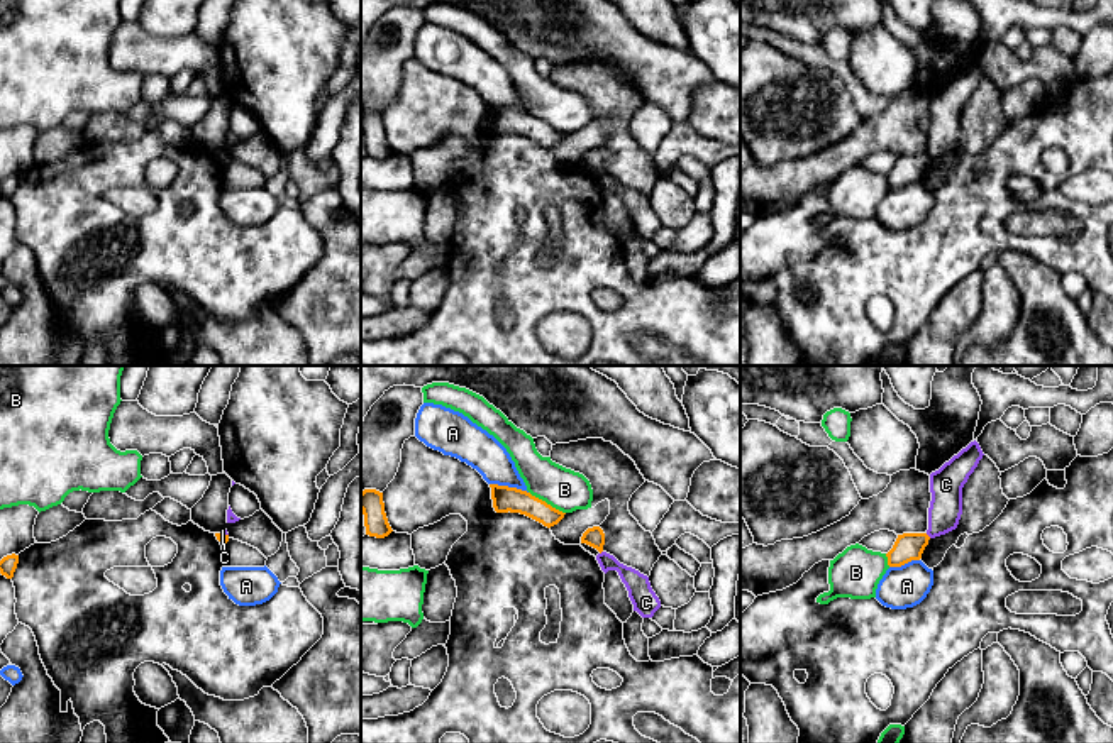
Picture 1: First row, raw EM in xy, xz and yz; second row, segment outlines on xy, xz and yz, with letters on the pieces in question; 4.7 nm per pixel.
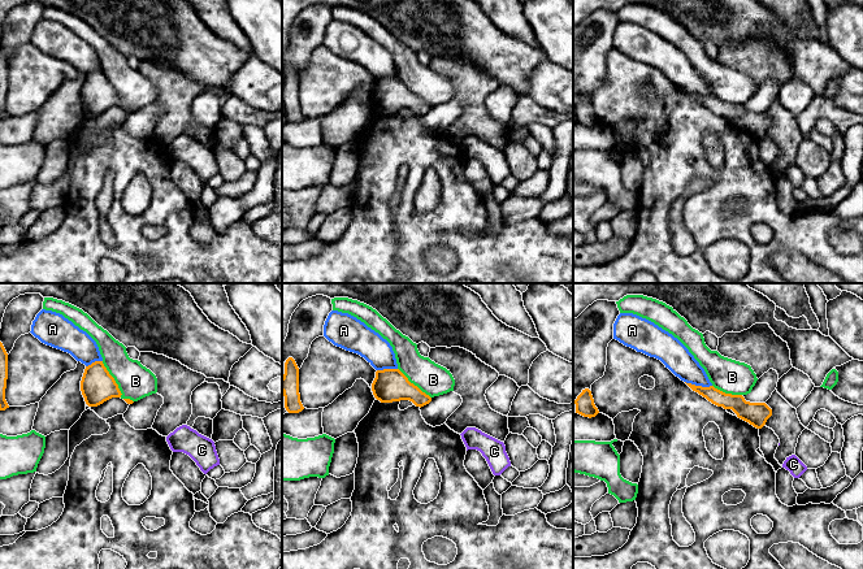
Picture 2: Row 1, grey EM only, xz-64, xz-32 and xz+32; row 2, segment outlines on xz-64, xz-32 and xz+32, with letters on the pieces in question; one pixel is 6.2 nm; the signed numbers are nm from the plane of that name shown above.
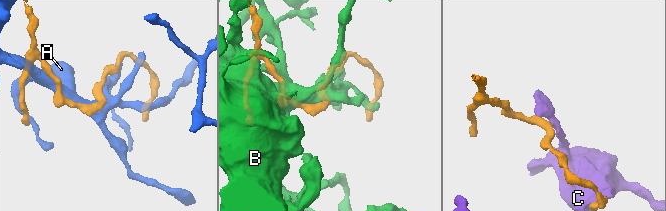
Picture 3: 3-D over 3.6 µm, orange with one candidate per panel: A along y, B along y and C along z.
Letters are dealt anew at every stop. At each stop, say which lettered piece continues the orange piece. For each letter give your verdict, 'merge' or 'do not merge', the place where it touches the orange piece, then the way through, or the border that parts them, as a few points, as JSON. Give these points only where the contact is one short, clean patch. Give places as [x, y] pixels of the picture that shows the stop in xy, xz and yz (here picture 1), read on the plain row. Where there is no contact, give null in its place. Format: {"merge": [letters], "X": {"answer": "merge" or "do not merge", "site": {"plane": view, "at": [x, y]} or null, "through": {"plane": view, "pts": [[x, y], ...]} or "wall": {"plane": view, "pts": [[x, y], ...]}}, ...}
{"merge": [], "A": {"answer": "do not merge", "site": {"plane": "xz", "at": [507, 107]}}, "B": {"answer": "do not merge", "site": {"plane": "xz", "at": [546, 124]}}, "C": {"answer": "do not merge", "site": {"plane": "yz", "at": [927, 156]}, "wall": {"plane": "yz", "pts": [[925, 154], [930, 158]]}}}

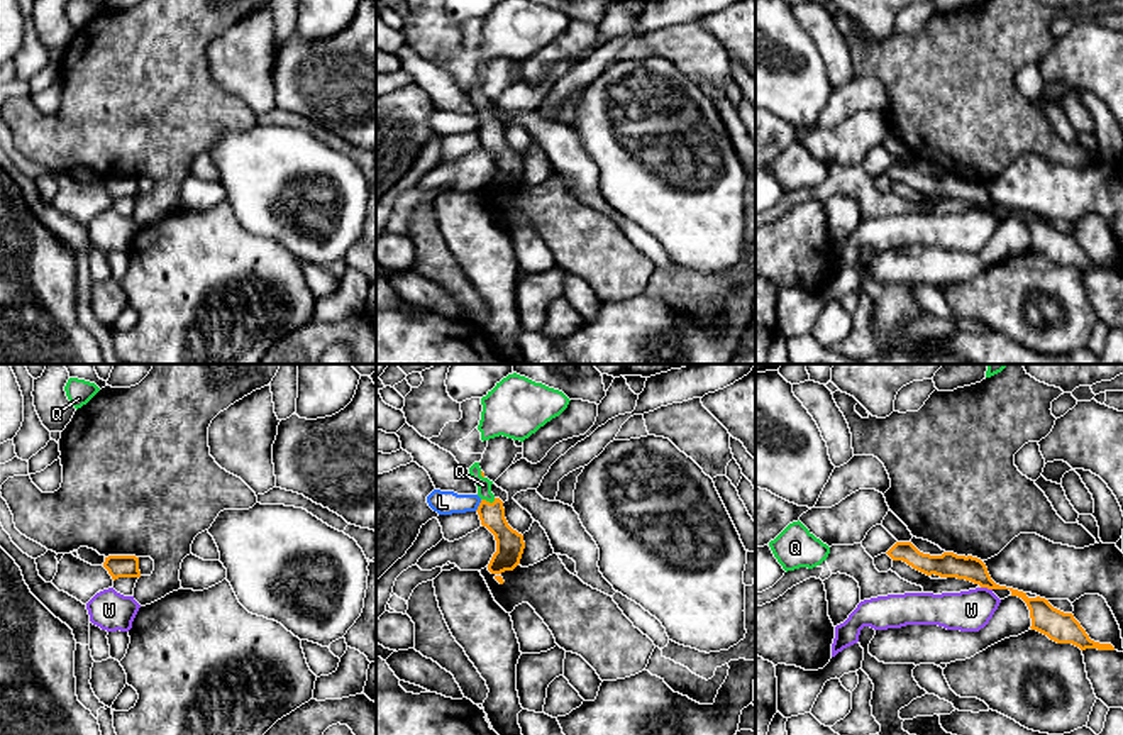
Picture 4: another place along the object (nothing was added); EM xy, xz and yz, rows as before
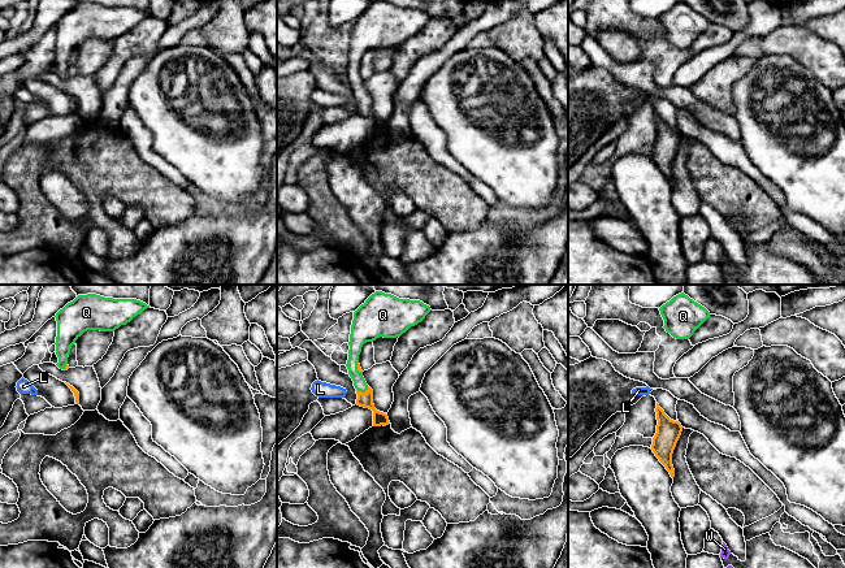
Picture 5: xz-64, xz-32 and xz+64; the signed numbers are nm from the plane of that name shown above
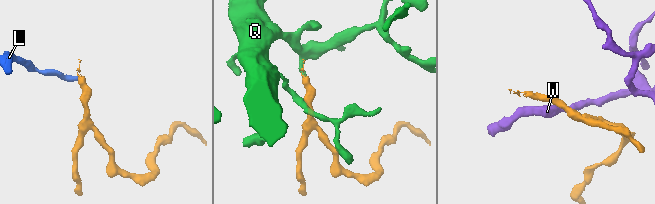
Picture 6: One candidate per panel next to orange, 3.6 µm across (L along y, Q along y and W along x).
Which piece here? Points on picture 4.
{"merge": ["Q"], "L": {"answer": "do not merge", "site": {"plane": "xz", "at": [480, 126]}, "wall": {"plane": "xz", "pts": [[481, 121], [475, 131]]}}, "Q": {"answer": "merge", "site": {"plane": "xz", "at": [488, 122]}, "through": {"plane": "xz", "pts": [[510, 165], [492, 138], [488, 122], [483, 105]]}}, "W": {"answer": "do not merge", "site": {"plane": "yz", "at": [986, 207]}, "wall": {"plane": "yz", "pts": [[981, 207], [991, 210]]}}}

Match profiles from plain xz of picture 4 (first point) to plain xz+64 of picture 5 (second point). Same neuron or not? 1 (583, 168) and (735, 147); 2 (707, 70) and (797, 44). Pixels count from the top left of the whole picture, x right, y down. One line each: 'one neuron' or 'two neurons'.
1: two neurons
2: one neuron

